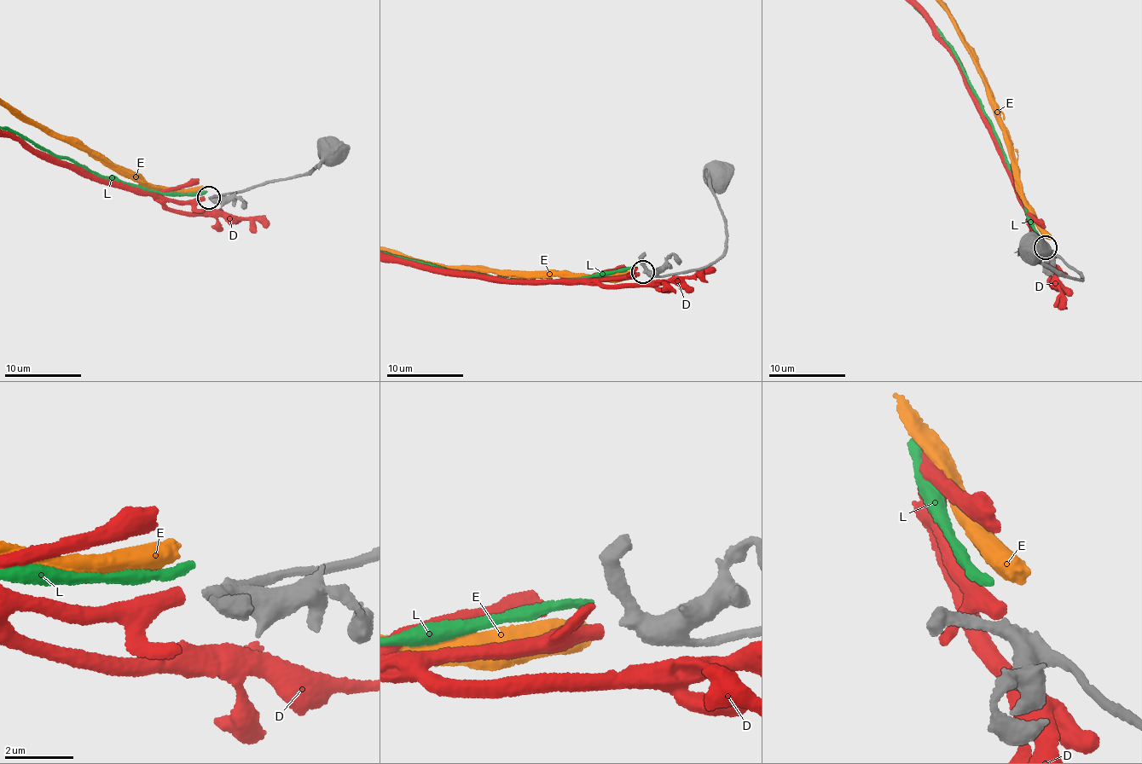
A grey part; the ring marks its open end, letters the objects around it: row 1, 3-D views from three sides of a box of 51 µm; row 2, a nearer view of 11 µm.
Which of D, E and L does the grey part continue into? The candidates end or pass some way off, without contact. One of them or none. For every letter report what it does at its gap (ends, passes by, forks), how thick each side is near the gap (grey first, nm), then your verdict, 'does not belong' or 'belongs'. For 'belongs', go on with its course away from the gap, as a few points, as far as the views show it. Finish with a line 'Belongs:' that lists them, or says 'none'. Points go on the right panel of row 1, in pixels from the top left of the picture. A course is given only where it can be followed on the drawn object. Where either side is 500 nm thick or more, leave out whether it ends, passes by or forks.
D: it ends; calibres 360 and 440 nm; belongs
E: calibres 360 and 600 nm; does not belong
L: it ends; calibres 360 and 240 nm; does not belong
Belongs: D

